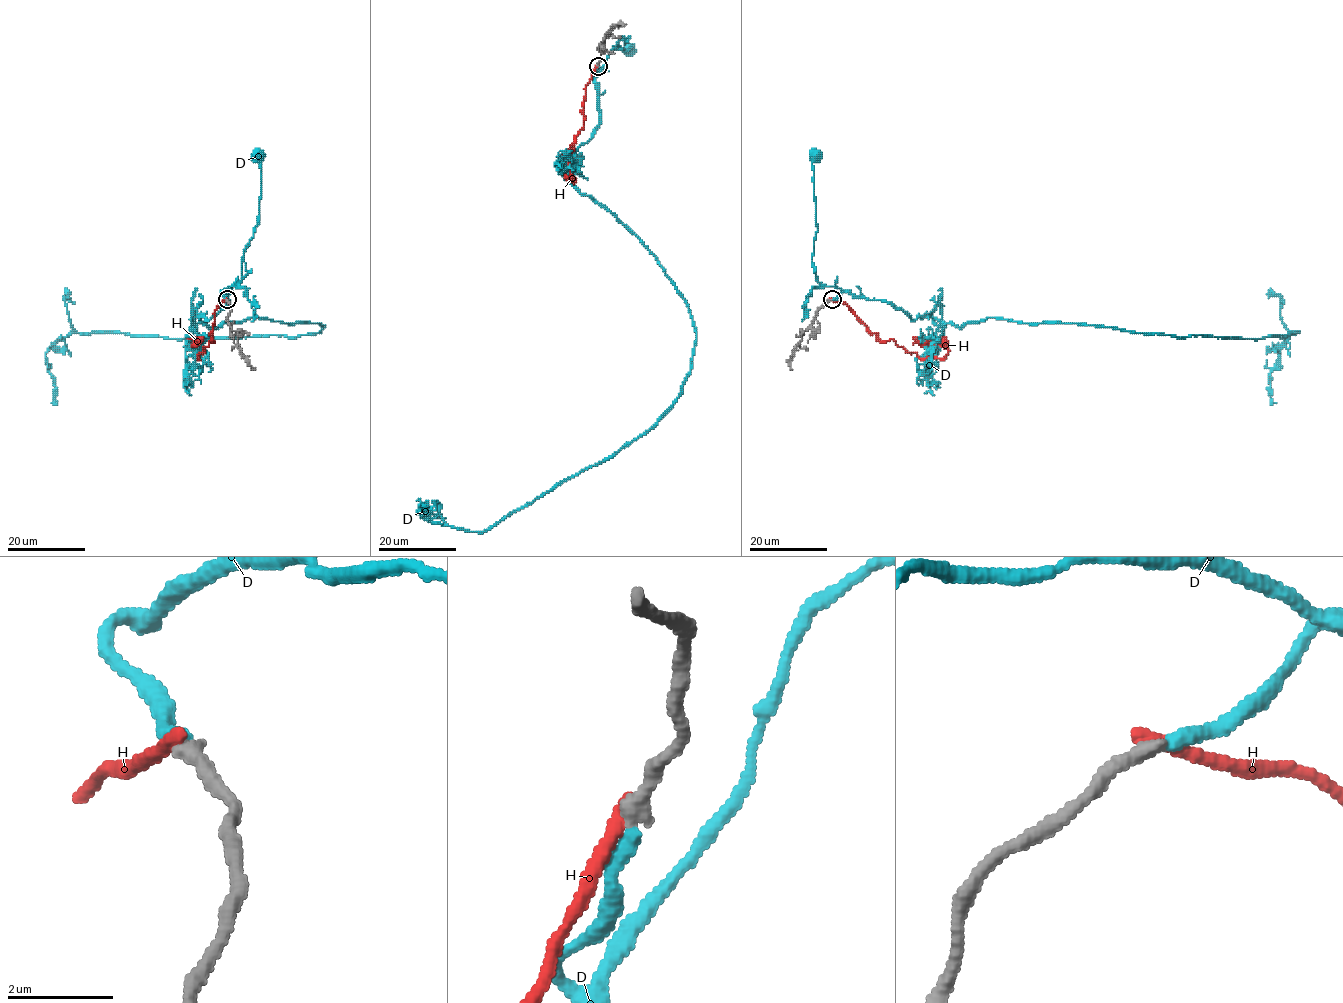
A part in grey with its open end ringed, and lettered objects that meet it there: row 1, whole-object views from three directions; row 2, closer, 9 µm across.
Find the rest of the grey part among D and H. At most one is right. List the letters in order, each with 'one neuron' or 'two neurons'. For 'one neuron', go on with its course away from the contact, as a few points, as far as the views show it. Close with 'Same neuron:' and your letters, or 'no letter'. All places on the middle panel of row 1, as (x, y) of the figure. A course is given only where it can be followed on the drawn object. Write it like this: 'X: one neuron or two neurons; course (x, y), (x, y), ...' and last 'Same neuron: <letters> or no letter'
D: one neuron; course (597, 65), (593, 77), (613, 46), (625, 51), (632, 48), (625, 46), (627, 48)
H: two neurons
Same neuron: D

